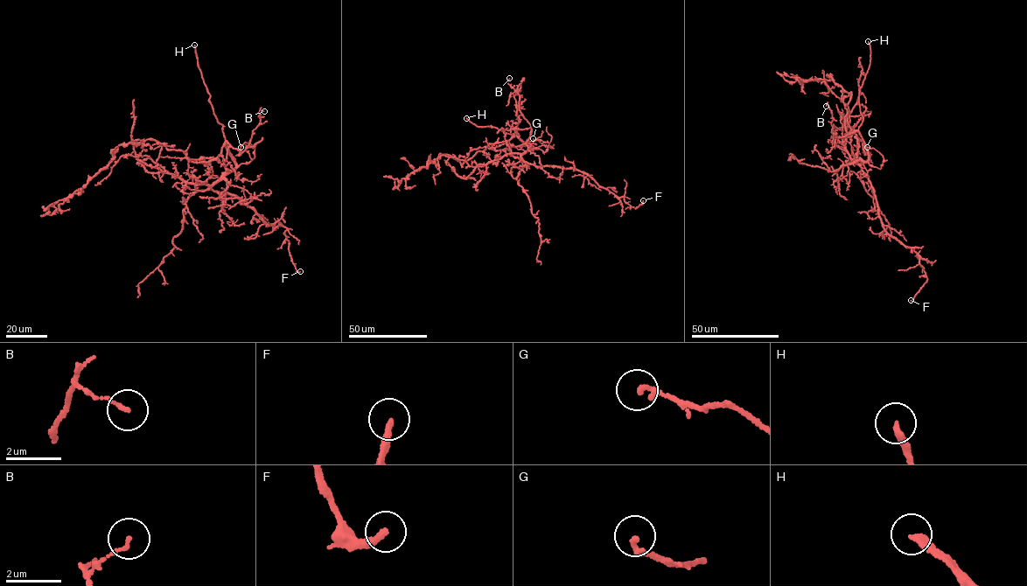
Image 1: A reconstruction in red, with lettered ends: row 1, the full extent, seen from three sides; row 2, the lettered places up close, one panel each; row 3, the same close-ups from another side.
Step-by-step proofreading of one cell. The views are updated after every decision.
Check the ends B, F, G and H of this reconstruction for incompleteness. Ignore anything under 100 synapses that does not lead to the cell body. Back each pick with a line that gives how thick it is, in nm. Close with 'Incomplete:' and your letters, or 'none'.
H: 240 nm
Incomplete: H

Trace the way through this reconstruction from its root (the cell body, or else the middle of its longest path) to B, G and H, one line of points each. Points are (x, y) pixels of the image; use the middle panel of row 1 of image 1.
B: (517, 136), (519, 121), (513, 97), (515, 92), (507, 82), (509, 78)
G: (517, 136), (533, 148), (544, 144), (554, 148), (533, 138)
H: (517, 136), (491, 125), (478, 127), (466, 118)

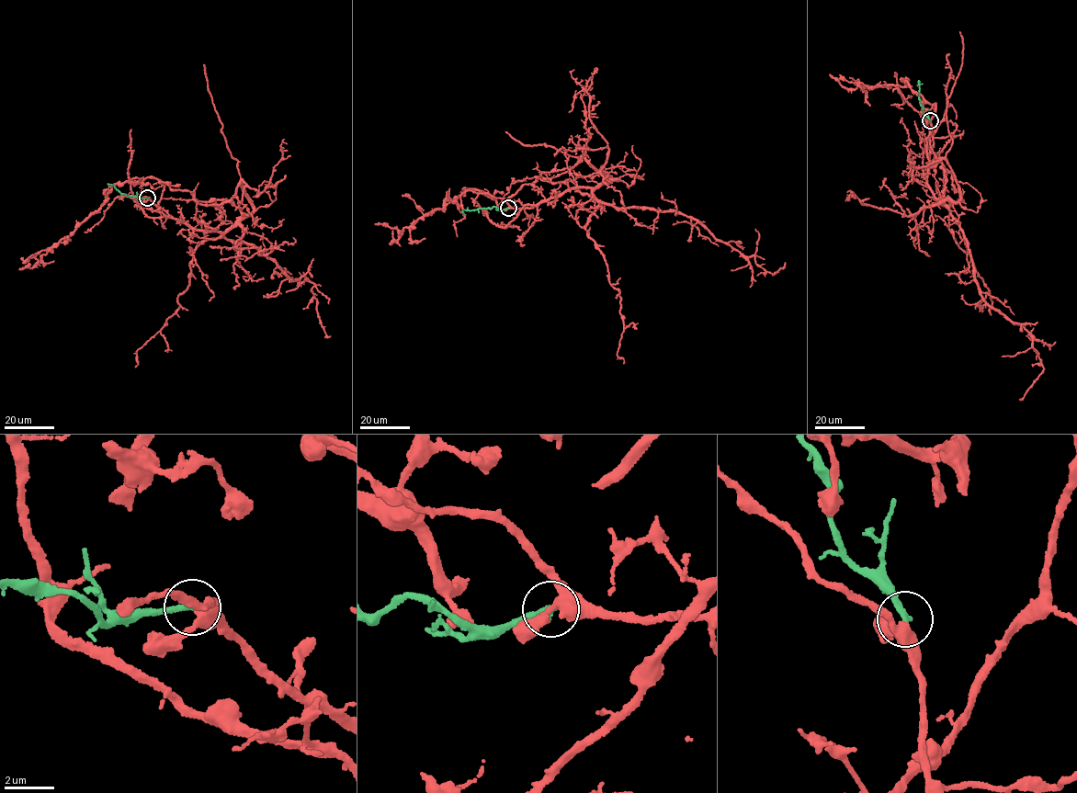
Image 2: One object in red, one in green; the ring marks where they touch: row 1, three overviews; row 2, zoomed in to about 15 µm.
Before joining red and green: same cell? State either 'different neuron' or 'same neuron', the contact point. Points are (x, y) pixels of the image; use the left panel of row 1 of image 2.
different neuron; place (147, 198)

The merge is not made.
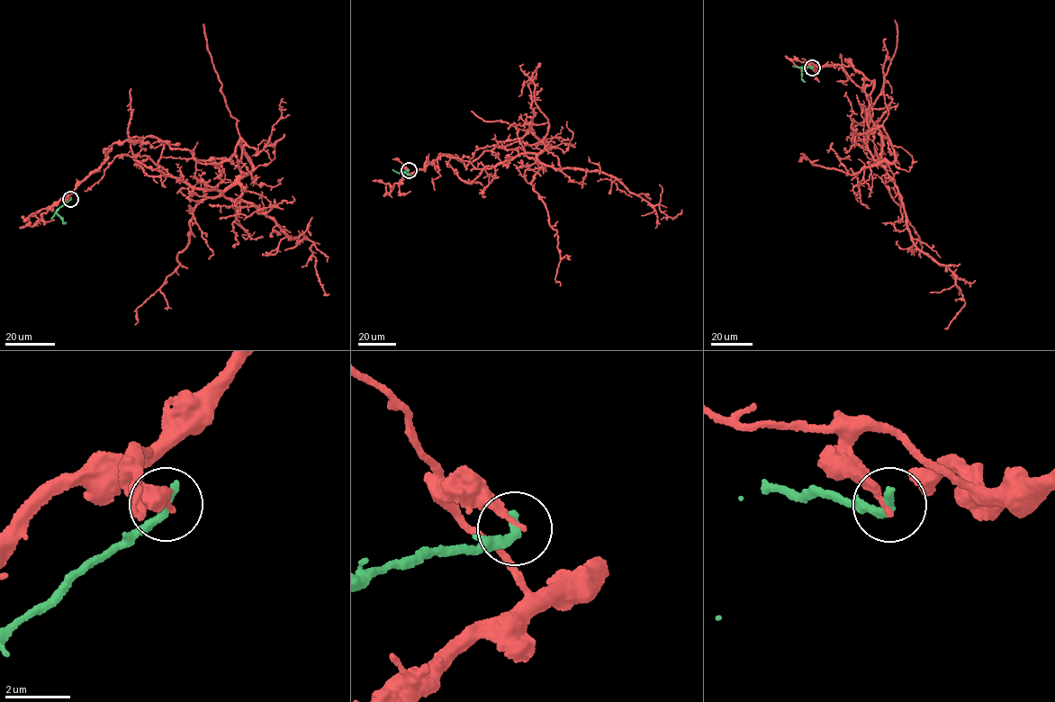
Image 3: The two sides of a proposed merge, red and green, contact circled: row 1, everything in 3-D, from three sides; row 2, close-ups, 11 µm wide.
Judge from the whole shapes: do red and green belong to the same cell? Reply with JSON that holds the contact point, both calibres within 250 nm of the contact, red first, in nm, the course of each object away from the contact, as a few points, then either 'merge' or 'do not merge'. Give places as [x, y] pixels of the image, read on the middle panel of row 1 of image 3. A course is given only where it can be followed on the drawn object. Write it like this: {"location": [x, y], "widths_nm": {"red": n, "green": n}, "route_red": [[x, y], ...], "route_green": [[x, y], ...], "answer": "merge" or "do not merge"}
{"location": [409, 170], "widths_nm": {"red": 240, "green": 320}, "route_red": [[409, 169], [444, 154], [465, 166], [529, 130], [556, 148], [541, 162], [615, 177], [672, 219], [681, 210]], "route_green": [[409, 170], [400, 173], [410, 175]], "answer": "do not merge"}

